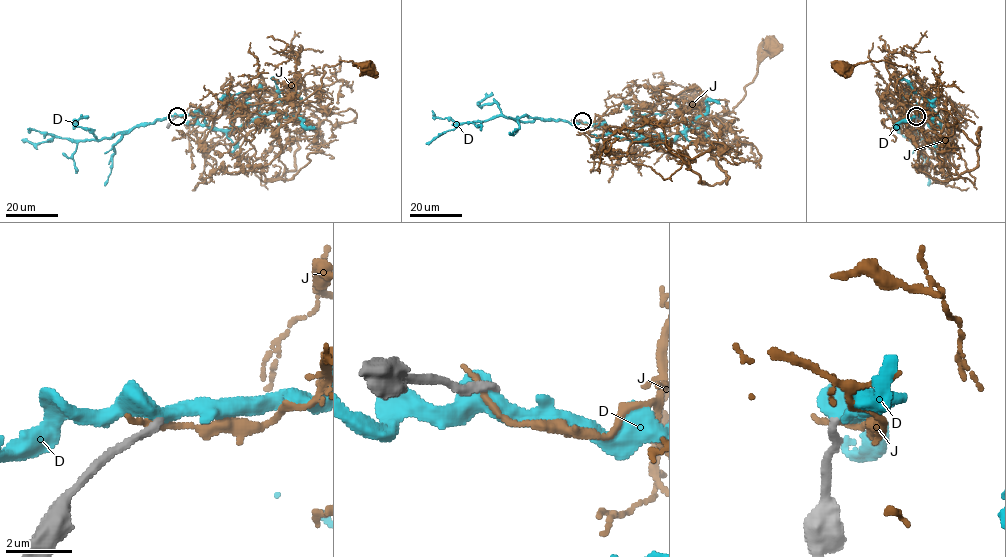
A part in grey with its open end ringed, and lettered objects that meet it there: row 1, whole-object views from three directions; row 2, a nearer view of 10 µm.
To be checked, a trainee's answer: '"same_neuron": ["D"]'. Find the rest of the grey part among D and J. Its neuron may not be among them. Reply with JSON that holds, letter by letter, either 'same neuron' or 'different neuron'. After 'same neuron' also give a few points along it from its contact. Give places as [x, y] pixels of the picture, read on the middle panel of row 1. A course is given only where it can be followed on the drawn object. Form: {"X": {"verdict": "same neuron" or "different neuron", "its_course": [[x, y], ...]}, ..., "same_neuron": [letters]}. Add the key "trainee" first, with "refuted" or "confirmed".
{"trainee": "refuted", "D": {"verdict": "different neuron"}, "J": {"verdict": "different neuron"}, "same_neuron": []}

